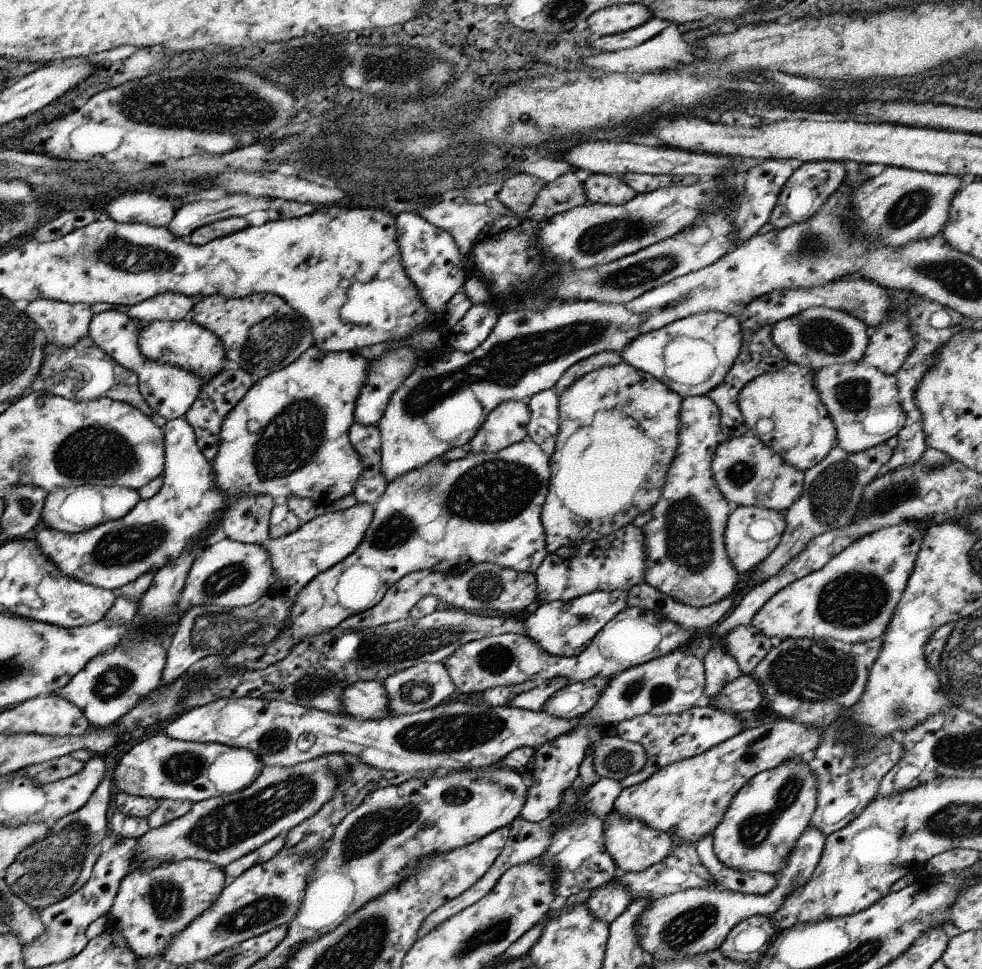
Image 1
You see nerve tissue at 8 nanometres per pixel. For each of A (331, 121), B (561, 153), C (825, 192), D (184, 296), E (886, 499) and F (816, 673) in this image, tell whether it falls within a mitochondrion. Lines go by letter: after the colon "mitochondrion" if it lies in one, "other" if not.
A: other
B: other
C: other
D: other
E: mitochondrion
F: mitochondrion

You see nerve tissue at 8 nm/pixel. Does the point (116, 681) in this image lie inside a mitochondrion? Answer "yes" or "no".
yes

